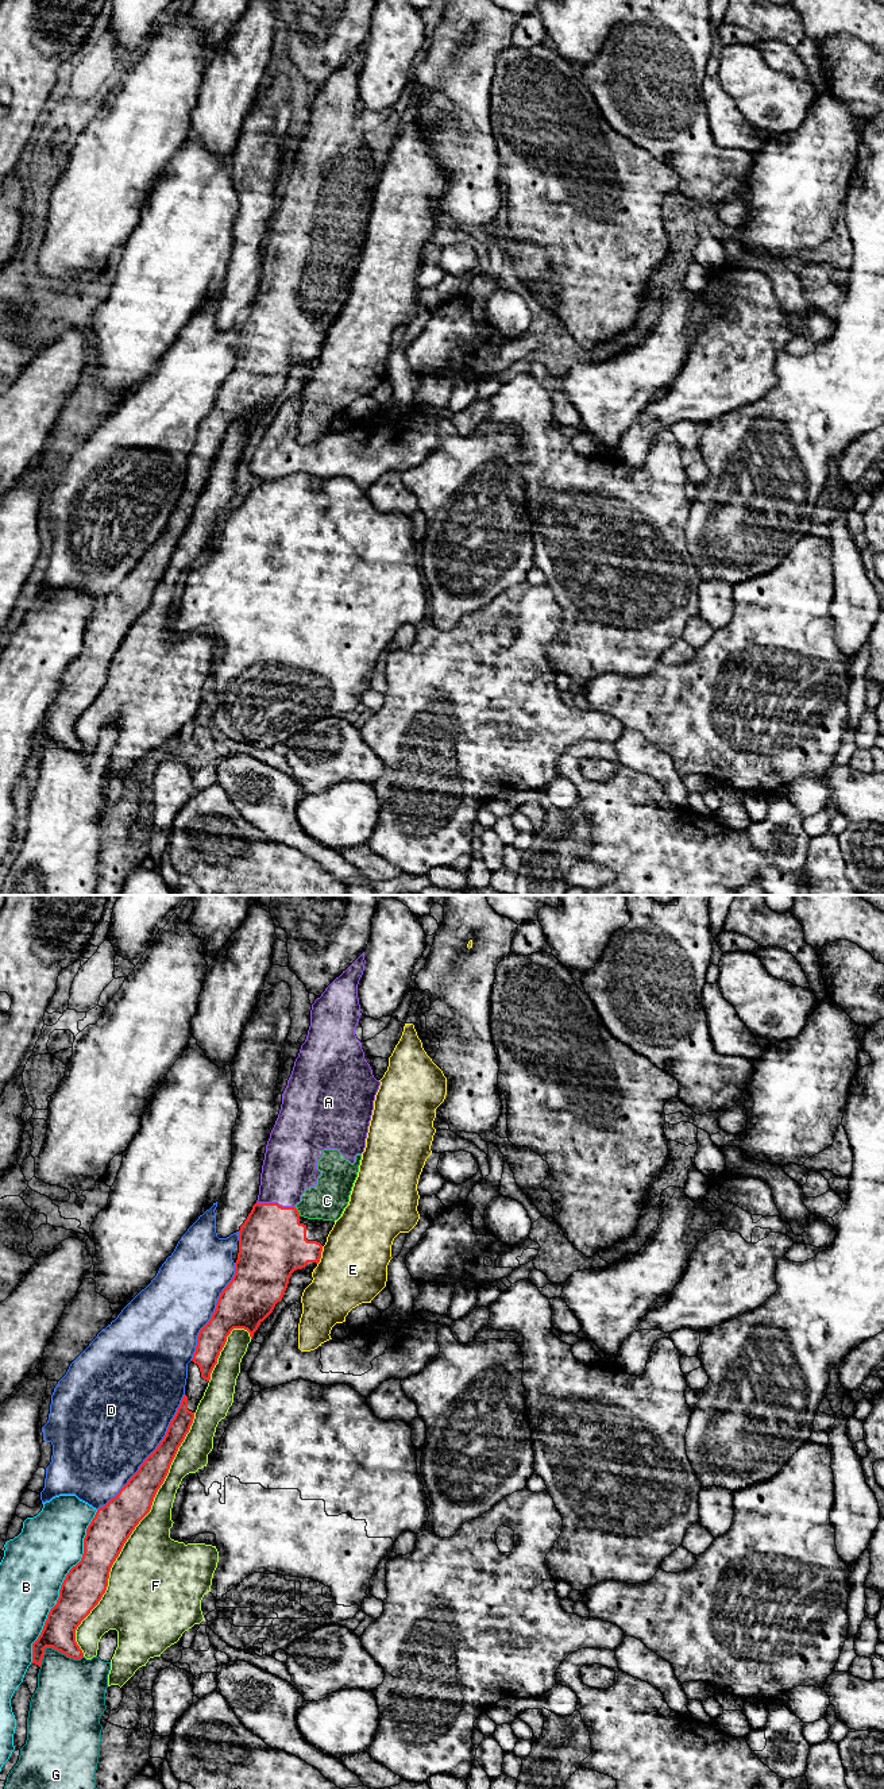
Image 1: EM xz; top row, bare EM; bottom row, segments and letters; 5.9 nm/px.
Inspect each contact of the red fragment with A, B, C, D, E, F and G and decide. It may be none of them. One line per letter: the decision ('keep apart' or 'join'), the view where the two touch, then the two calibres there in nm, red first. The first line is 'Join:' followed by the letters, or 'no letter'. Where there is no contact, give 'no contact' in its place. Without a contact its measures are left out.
Join: A, C
A: join | xz | 400/320 nm
B: keep apart | xz | 240/400 nm
C: join | xz | 400/220 nm
D: keep apart | xz | 190/500 nm
E: keep apart | xz | 340/420 nm
F: keep apart | xz | 240/420 nm
G: keep apart | xz | 190/360 nm

